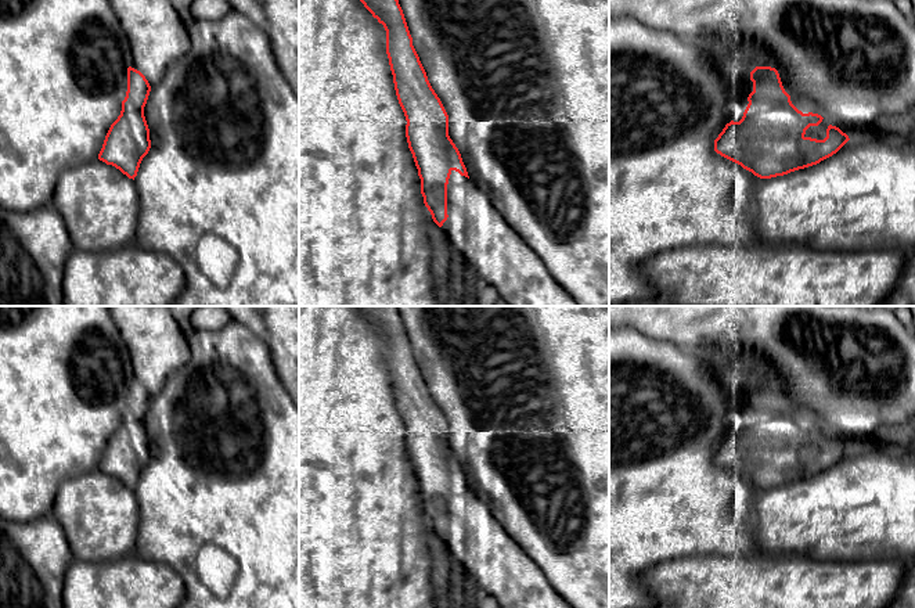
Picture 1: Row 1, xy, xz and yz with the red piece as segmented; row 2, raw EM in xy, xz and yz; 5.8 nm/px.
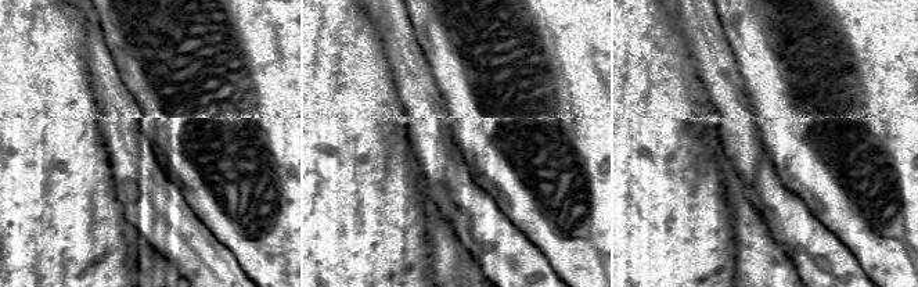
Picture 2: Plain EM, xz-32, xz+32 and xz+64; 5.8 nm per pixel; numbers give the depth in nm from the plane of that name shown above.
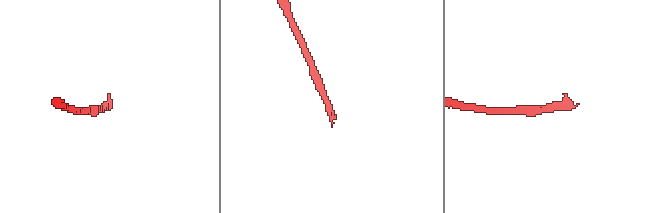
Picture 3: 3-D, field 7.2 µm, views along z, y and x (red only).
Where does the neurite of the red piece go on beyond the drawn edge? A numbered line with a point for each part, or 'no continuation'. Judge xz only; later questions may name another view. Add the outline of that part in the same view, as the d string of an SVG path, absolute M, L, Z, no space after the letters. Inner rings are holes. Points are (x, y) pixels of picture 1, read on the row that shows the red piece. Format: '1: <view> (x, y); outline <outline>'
1: xz (478, 233); outline M451 170L447 184L447 215L442 229L453 247L486 284L497 289L507 306L579 306L544 262L498 215L489 197L455 170Z

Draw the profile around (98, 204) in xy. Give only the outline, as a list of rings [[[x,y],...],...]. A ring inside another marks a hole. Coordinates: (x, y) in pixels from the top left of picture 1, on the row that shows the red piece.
[[[98,158],[69,168],[58,176],[53,204],[79,251],[112,251],[133,244],[138,219],[138,193],[133,179]]]

